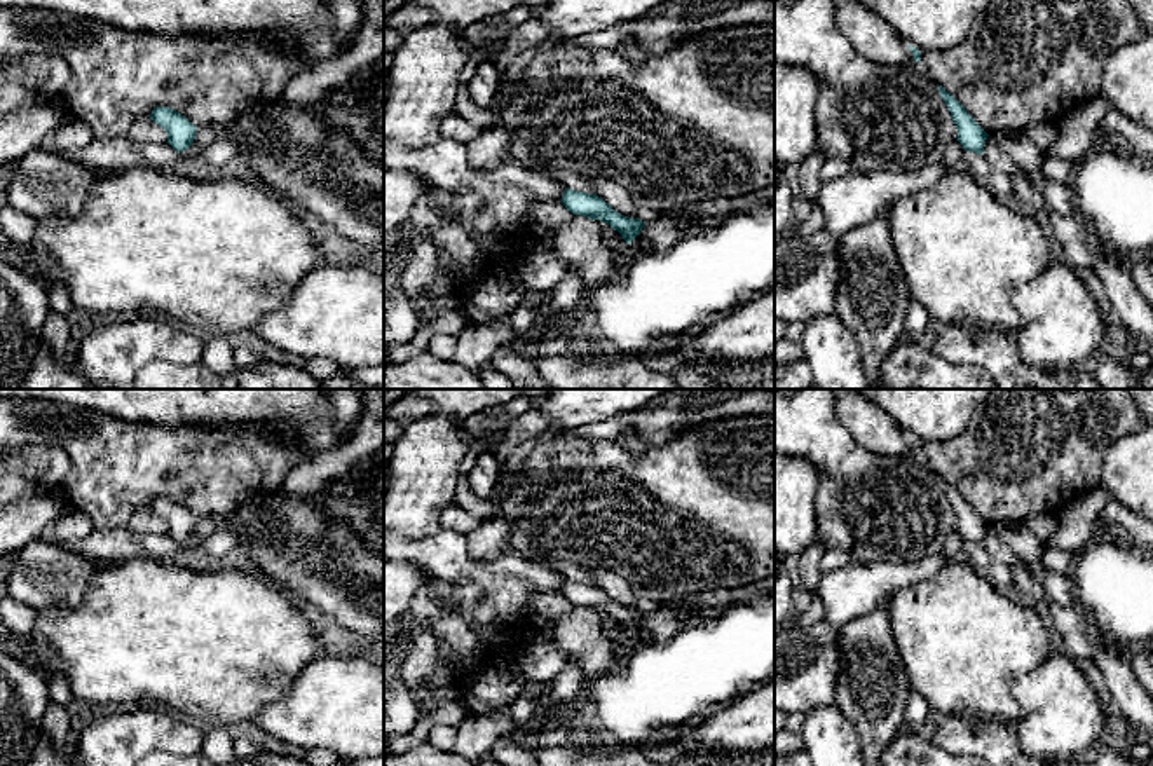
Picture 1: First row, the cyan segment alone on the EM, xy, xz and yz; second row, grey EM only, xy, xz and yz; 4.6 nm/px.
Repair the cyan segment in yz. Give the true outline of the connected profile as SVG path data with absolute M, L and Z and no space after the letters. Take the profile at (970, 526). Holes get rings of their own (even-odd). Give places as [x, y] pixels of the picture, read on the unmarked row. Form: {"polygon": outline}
{"polygon": "M938 476L938 482L958 518L958 532L968 543L984 544L984 536L989 525L949 482L945 482L942 476Z"}

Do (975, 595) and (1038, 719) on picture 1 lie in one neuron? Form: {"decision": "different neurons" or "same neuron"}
{"decision": "same neuron"}

